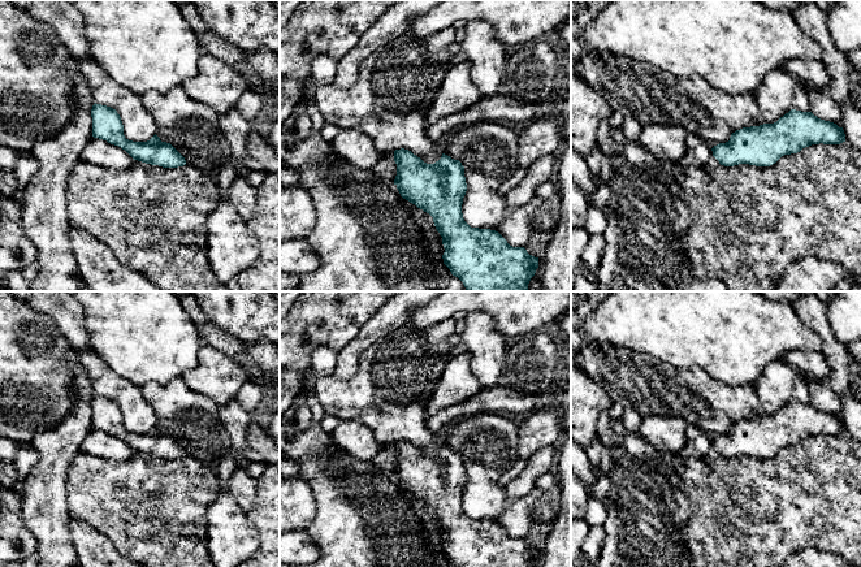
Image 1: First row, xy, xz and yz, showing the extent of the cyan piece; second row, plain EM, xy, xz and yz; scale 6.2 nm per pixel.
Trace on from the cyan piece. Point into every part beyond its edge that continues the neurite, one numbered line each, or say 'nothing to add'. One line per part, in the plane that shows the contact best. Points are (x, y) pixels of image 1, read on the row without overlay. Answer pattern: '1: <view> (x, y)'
1: yz (712, 454)

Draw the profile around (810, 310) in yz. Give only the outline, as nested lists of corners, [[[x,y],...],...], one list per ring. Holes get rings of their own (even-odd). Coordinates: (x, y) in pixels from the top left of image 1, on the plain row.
[[[802,291],[792,304],[802,323],[822,338],[821,352],[830,367],[827,381],[839,395],[845,433],[852,441],[861,443],[861,402],[853,395],[854,368],[847,346],[838,341],[831,329],[827,304],[813,291]]]

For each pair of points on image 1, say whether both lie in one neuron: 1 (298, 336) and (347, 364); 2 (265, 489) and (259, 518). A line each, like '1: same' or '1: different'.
1: different
2: same

